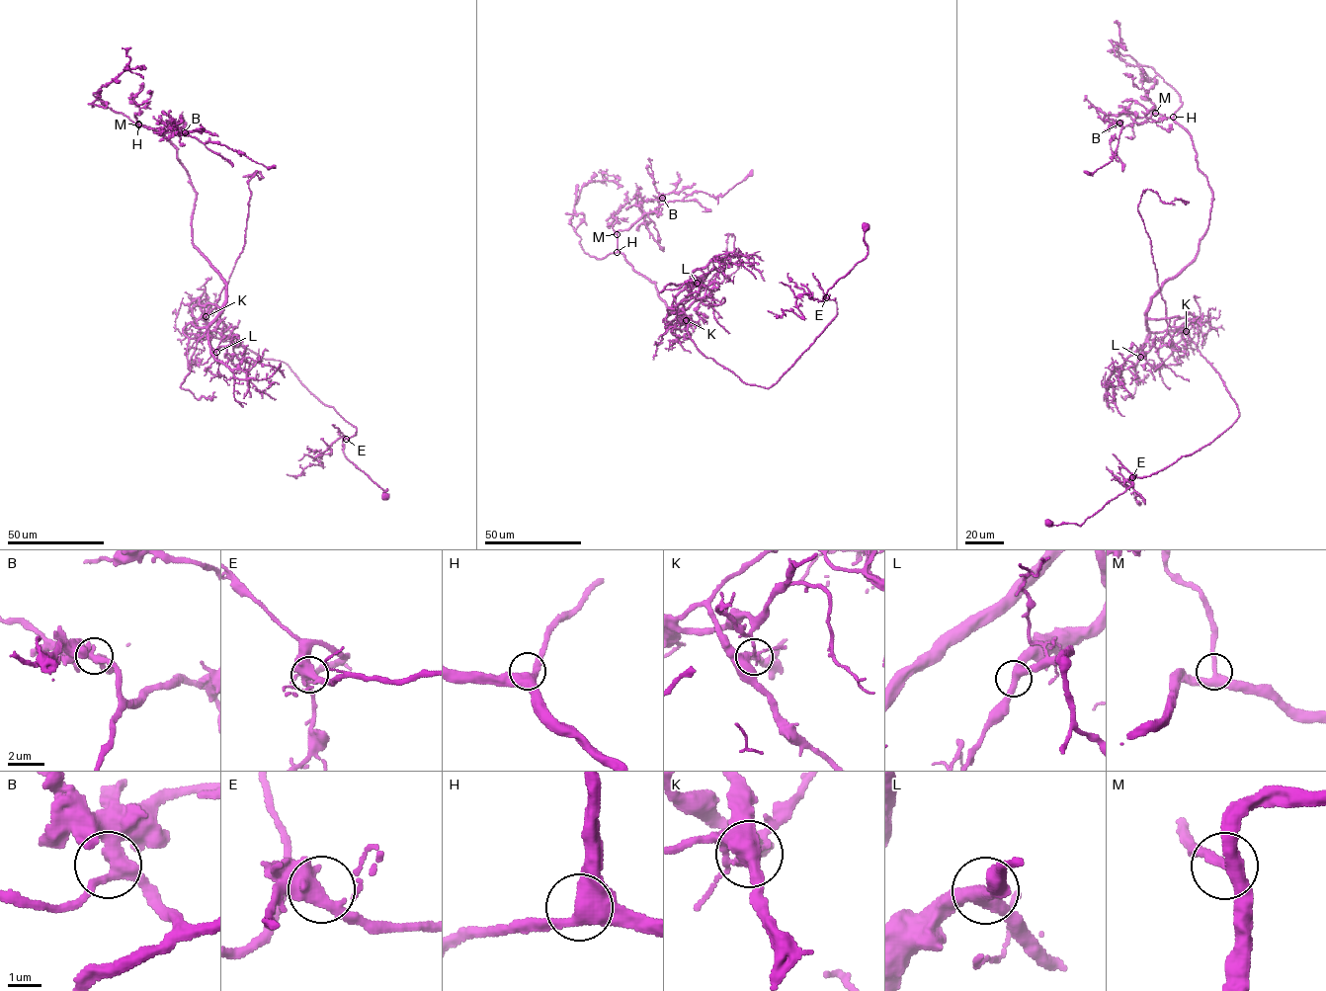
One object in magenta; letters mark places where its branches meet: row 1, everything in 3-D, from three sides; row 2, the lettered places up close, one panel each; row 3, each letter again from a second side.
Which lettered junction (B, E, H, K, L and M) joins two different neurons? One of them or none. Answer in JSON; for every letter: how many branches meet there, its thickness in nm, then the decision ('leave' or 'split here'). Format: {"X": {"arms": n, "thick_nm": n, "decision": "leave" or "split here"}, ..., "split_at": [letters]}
{"B": {"arms": 3, "thick_nm": 360, "decision": "leave"}, "E": {"arms": 3, "thick_nm": 440, "decision": "leave"}, "H": {"arms": 3, "thick_nm": 460, "decision": "leave"}, "K": {"arms": 3, "thick_nm": 110, "decision": "split here"}, "L": {"arms": 3, "thick_nm": 380, "decision": "leave"}, "M": {"arms": 3, "thick_nm": 340, "decision": "leave"}, "split_at": ["K"]}

